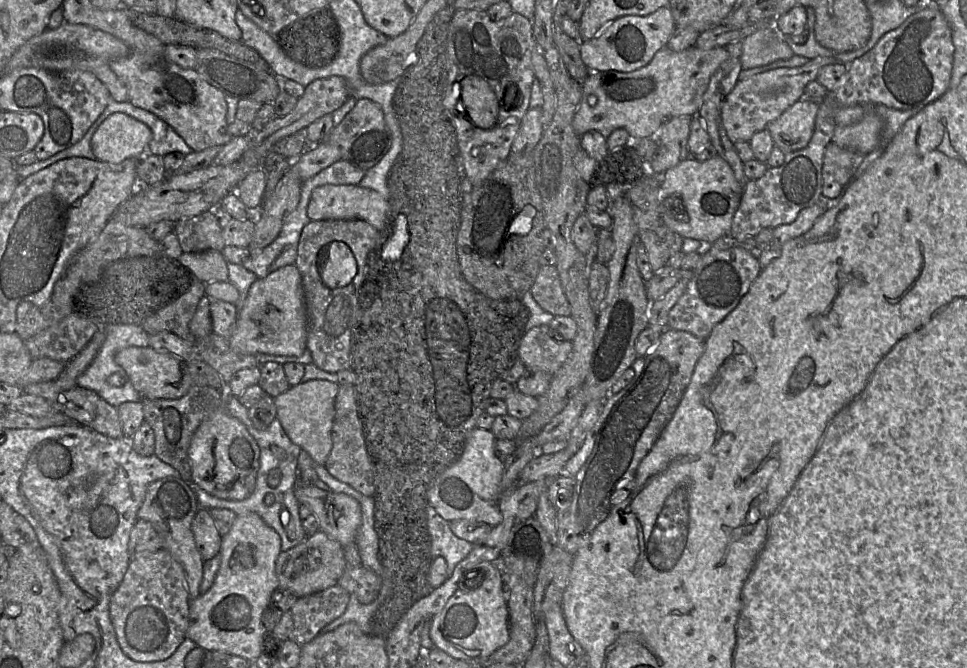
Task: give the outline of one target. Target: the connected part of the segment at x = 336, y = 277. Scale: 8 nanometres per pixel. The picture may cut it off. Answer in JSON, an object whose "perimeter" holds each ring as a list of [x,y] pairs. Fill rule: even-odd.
{"perimeter":[[[342,241],[328,245],[328,257],[321,272],[321,278],[330,288],[347,285],[358,271],[356,259],[349,246]]]}

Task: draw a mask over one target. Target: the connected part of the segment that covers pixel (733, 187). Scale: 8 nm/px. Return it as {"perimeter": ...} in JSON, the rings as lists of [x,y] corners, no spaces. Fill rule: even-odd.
{"perimeter":[[[716,155],[705,161],[690,156],[664,172],[658,192],[661,210],[666,208],[677,225],[673,230],[683,238],[712,245],[730,234],[733,216],[739,207],[744,185],[740,184],[731,166]]]}

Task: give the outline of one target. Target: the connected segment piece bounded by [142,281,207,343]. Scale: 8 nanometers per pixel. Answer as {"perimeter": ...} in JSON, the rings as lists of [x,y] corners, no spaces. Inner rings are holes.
{"perimeter":[[[201,281],[194,283],[174,303],[158,310],[144,320],[142,323],[143,330],[148,335],[155,335],[161,332],[173,333],[183,340],[195,343],[189,323],[197,310],[200,300],[206,297],[206,286],[207,284]]]}

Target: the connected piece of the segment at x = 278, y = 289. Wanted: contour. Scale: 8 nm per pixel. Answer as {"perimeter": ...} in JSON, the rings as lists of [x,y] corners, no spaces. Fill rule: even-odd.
{"perimeter":[[[294,264],[286,265],[258,278],[250,287],[236,327],[228,339],[230,348],[239,354],[301,356],[306,350],[307,314],[302,277]]]}

